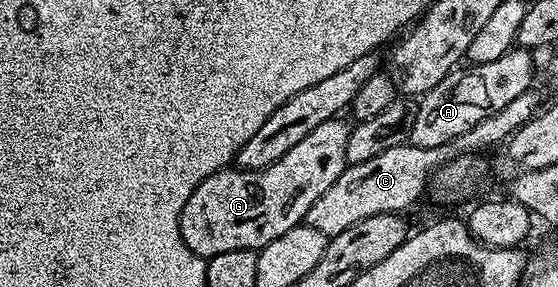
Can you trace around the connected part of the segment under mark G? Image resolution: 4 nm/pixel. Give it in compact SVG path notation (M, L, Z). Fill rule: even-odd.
M341 116L328 119L328 123L320 123L316 131L311 131L305 139L300 139L288 155L276 159L263 169L240 169L237 167L227 167L218 173L213 173L196 191L192 191L192 199L184 203L184 211L180 219L180 231L184 243L188 243L196 256L209 259L216 255L224 255L224 251L240 251L241 249L260 250L272 239L280 239L284 231L292 231L292 227L303 224L308 215L308 207L340 179L340 175L346 170L346 156L348 155L348 135L352 128L349 120Z

